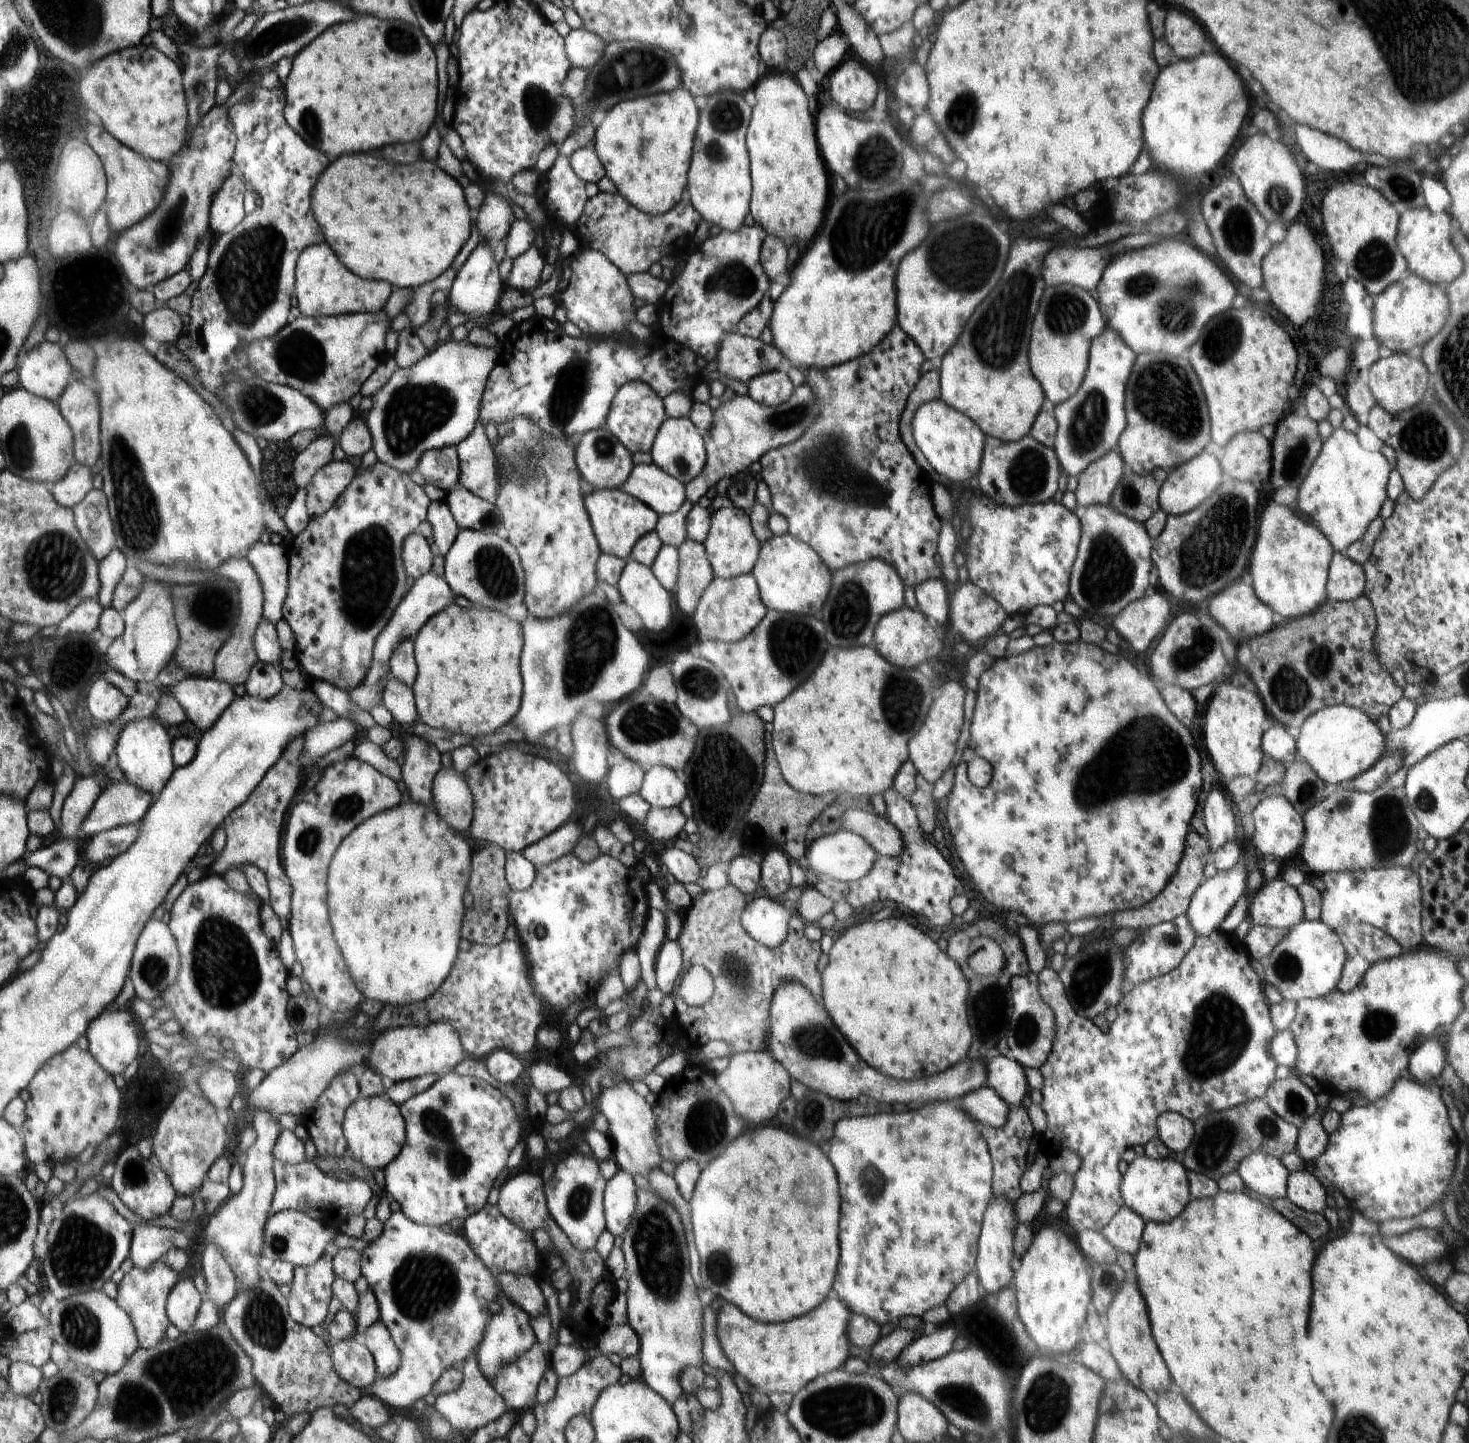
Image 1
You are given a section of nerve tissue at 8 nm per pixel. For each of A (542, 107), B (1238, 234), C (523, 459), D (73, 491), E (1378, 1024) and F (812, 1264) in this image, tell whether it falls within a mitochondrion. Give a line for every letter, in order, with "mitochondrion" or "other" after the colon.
A: mitochondrion
B: mitochondrion
C: mitochondrion
D: other
E: mitochondrion
F: other

